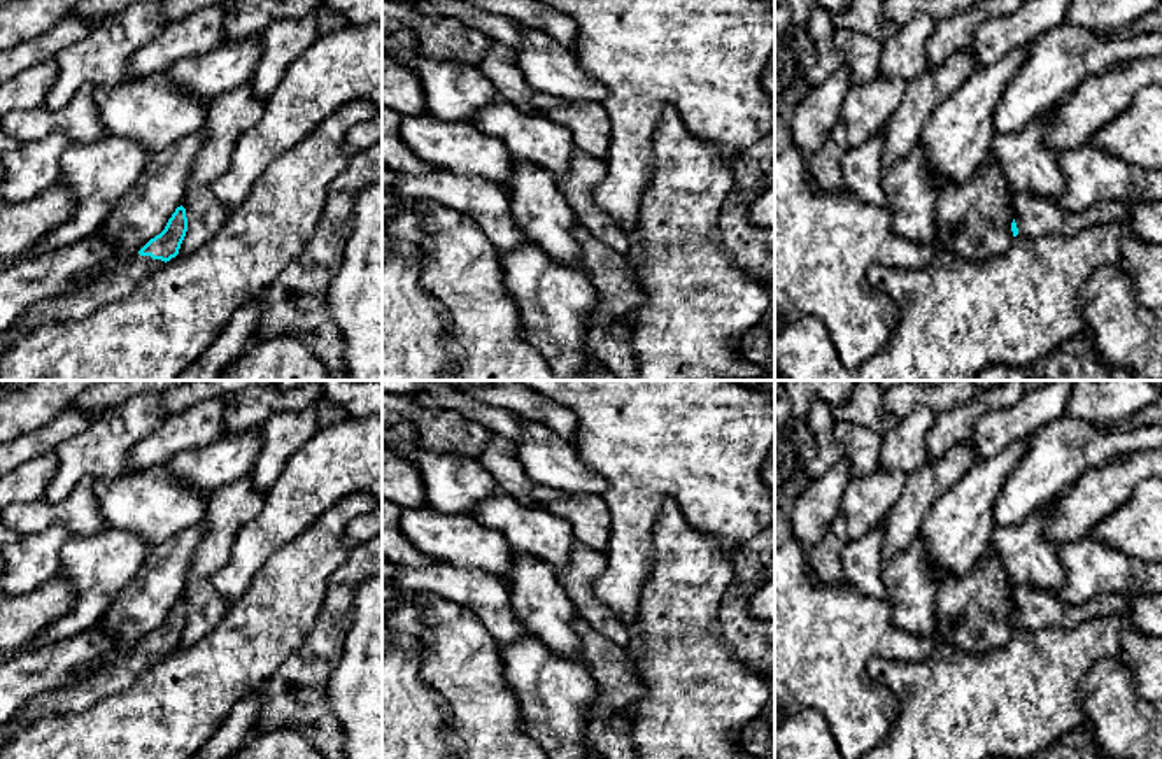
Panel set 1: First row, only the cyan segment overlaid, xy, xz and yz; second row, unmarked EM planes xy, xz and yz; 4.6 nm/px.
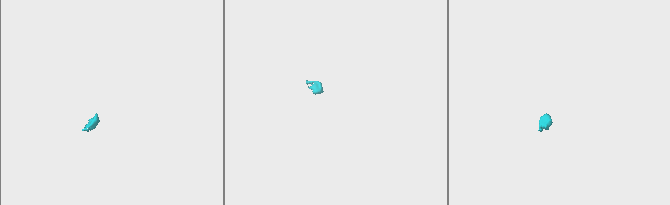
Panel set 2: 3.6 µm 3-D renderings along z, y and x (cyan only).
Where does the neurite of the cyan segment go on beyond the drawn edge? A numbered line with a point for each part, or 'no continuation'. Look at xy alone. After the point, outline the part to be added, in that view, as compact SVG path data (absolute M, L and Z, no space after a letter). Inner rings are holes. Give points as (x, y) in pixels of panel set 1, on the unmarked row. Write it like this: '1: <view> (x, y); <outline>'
1: xy (107, 679); M135 649L131 654L117 657L107 664L98 664L77 685L40 694L26 703L14 717L32 713L35 720L54 713L75 713L95 705L98 699L130 687L135 678L161 661L165 654L151 649Z

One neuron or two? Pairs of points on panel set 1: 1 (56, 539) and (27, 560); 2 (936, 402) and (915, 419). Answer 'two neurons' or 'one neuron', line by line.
1: one neuron
2: two neurons

